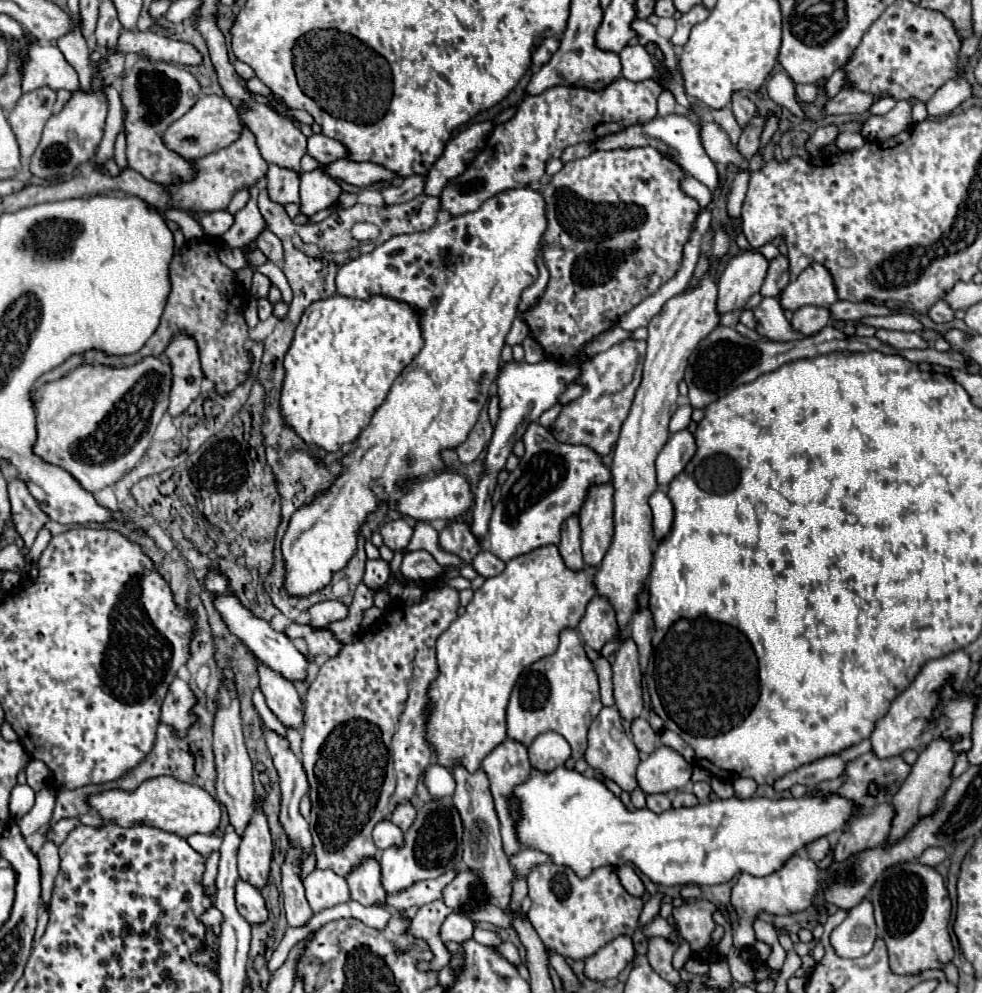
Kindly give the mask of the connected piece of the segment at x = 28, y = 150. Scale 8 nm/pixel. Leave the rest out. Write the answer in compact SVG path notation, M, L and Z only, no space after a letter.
M35 89L33 93L23 93L17 107L9 113L9 125L21 147L21 157L31 157L39 145L45 121L53 113L55 91Z

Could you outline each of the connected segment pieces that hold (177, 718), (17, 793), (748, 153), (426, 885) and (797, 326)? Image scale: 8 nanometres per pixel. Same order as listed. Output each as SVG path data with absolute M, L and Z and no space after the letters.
M175 679L169 685L169 691L161 705L161 721L173 725L177 733L187 733L187 729L193 723L193 715L191 715L193 701L195 697L189 685L181 679Z
M25 783L25 785L15 785L11 791L9 799L9 811L13 819L21 819L35 803L35 791Z
M755 115L755 117L743 127L743 133L741 133L737 151L739 151L745 159L751 159L751 157L755 155L755 151L759 149L763 127L765 127L765 117L763 117L763 115Z
M449 870L445 875L437 877L437 879L427 879L427 881L417 881L411 887L395 893L395 895L387 895L385 905L393 907L393 909L409 909L413 905L425 905L431 903L435 899L441 899L441 891L443 887L449 884L456 876L456 870Z
M801 307L791 317L791 327L803 335L815 335L831 323L831 313L825 307Z

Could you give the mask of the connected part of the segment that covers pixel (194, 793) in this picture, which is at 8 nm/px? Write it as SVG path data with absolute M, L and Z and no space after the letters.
M153 777L143 781L133 791L123 789L109 789L99 791L87 797L87 805L95 809L103 821L117 823L119 827L133 827L133 825L149 825L157 827L169 833L175 833L179 837L187 837L191 833L213 833L221 821L221 809L215 803L215 799L205 793L205 789L183 783L175 777Z

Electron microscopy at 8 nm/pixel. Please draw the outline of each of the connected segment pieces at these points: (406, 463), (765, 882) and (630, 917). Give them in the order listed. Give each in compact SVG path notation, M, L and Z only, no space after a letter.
M527 185L497 193L477 211L457 215L427 231L391 237L371 253L363 253L339 269L335 287L341 295L365 299L373 293L385 293L387 297L401 299L423 311L421 329L425 345L395 379L385 403L375 411L371 423L357 437L355 449L343 457L343 473L335 479L329 493L325 493L321 501L313 501L313 505L305 505L305 509L293 513L281 545L287 563L285 589L289 595L309 595L323 589L329 585L331 575L347 565L349 557L355 553L361 523L367 513L377 509L379 499L373 493L373 485L383 487L387 493L403 489L405 479L423 477L435 467L441 467L443 449L457 447L465 441L479 411L489 399L489 387L497 375L505 337L517 317L521 293L539 275L537 257L543 251L545 231L547 215L543 193Z
M795 853L789 857L787 863L783 863L783 867L779 871L773 871L767 877L753 877L749 873L743 873L737 881L737 885L733 887L733 907L735 911L739 911L739 923L733 927L733 945L737 949L745 949L749 945L755 943L755 939L751 939L751 921L757 917L759 911L767 911L773 915L791 915L791 913L799 913L807 907L811 907L815 895L819 889L819 869L817 863L813 859L805 859L803 855Z
M553 863L537 865L529 877L531 909L527 913L545 947L571 959L585 959L619 935L633 935L639 927L643 901L625 893L617 881L615 867L595 869L589 877L579 879L571 869Z

